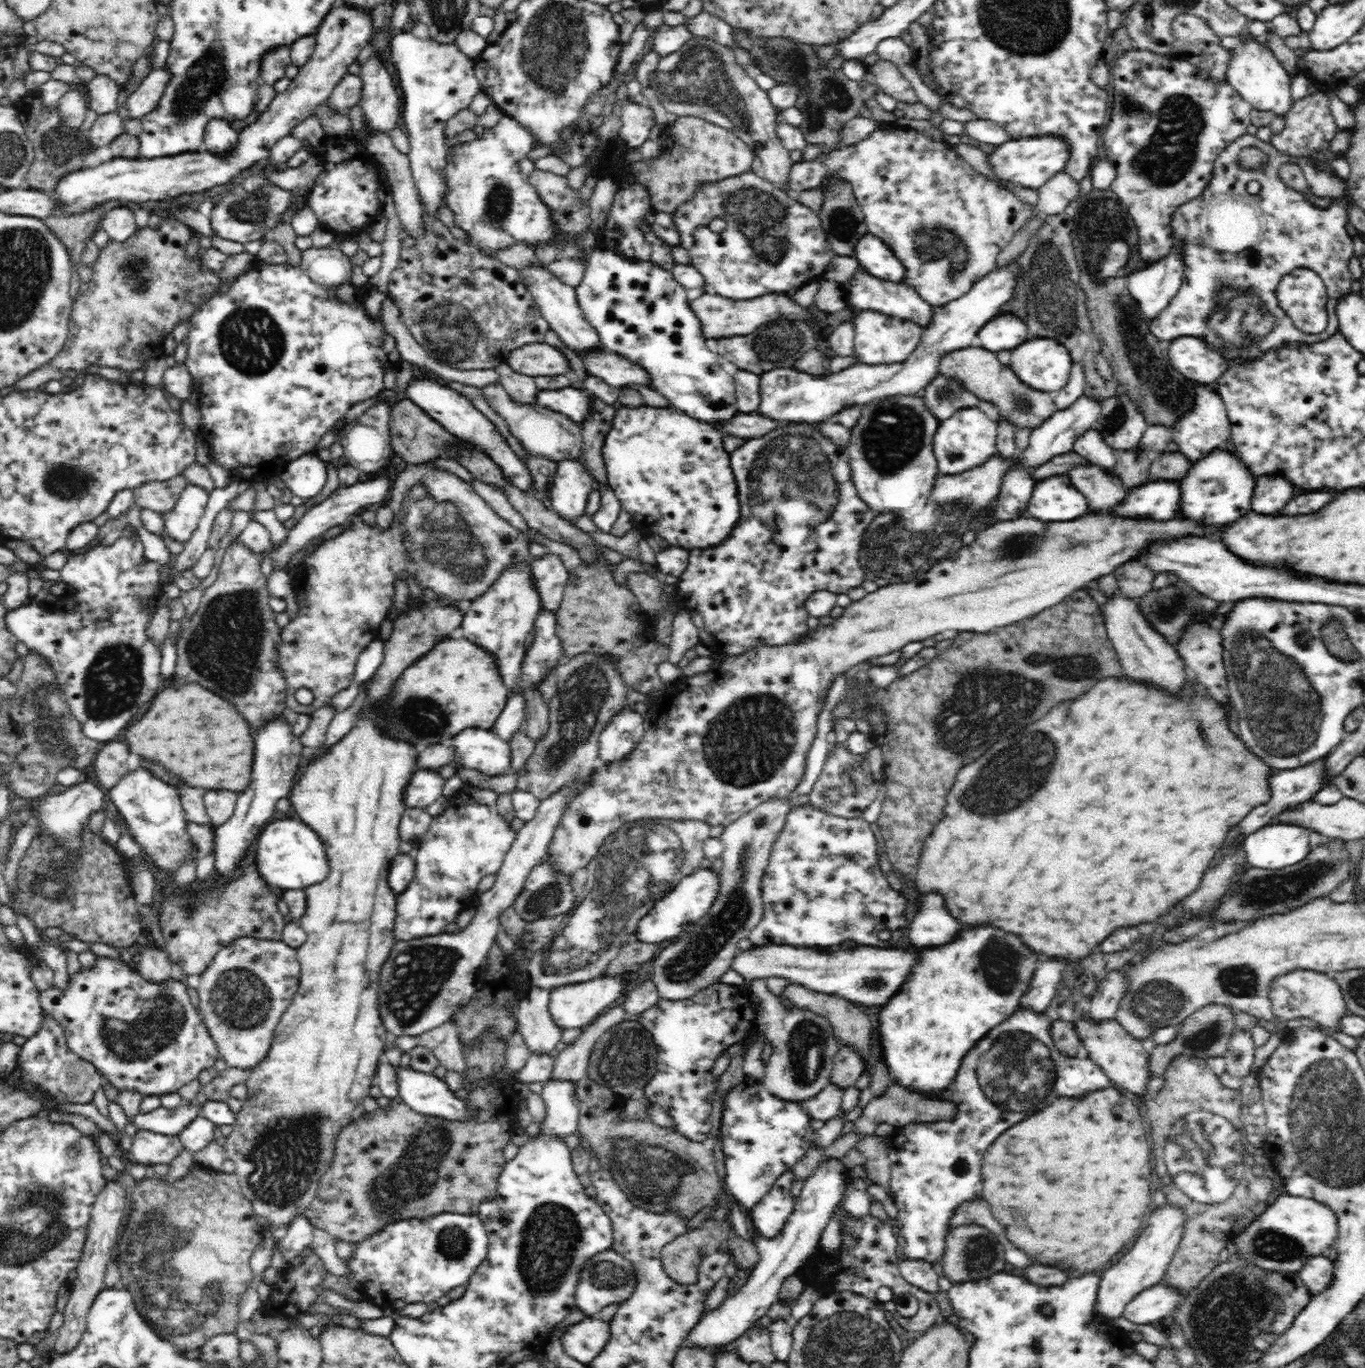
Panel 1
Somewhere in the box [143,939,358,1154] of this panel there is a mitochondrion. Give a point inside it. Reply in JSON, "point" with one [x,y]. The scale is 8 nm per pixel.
{"point":[240,998]}

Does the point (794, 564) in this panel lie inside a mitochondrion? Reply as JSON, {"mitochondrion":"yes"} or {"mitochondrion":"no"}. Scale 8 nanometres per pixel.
{"mitochondrion":"no"}

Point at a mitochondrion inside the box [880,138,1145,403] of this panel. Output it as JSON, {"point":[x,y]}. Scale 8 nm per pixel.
{"point":[1051,276]}

